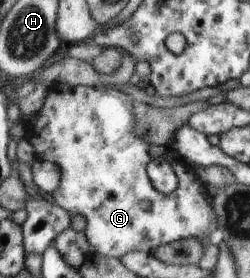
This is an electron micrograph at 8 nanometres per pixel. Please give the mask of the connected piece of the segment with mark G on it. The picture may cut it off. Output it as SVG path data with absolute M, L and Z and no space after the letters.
M58 84L47 89L43 105L41 105L39 111L33 118L27 120L25 139L32 145L36 159L54 163L60 169L60 182L58 183L56 190L52 194L49 194L50 198L53 198L54 203L60 208L63 208L69 215L79 214L84 217L86 224L83 232L86 234L86 240L89 242L90 252L95 254L107 257L111 256L118 259L121 256L125 256L127 252L143 252L151 255L152 251L159 246L167 245L168 243L189 237L198 239L203 251L203 249L211 243L211 233L217 229L216 213L208 200L204 185L198 180L193 170L187 167L185 163L176 160L169 162L178 181L174 191L167 195L163 195L158 193L151 186L147 174L145 174L145 166L151 161L151 150L156 152L156 155L161 152L159 149L156 150L149 146L141 135L137 135L137 131L135 131L137 121L131 112L133 110L131 106L132 100L132 96L119 90L111 88L96 89L89 86L82 86L81 84Z

